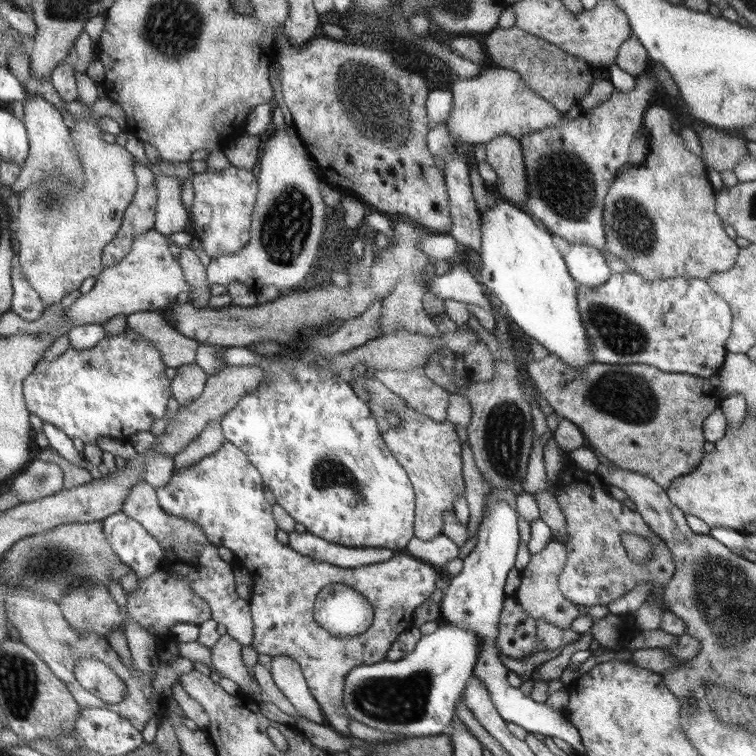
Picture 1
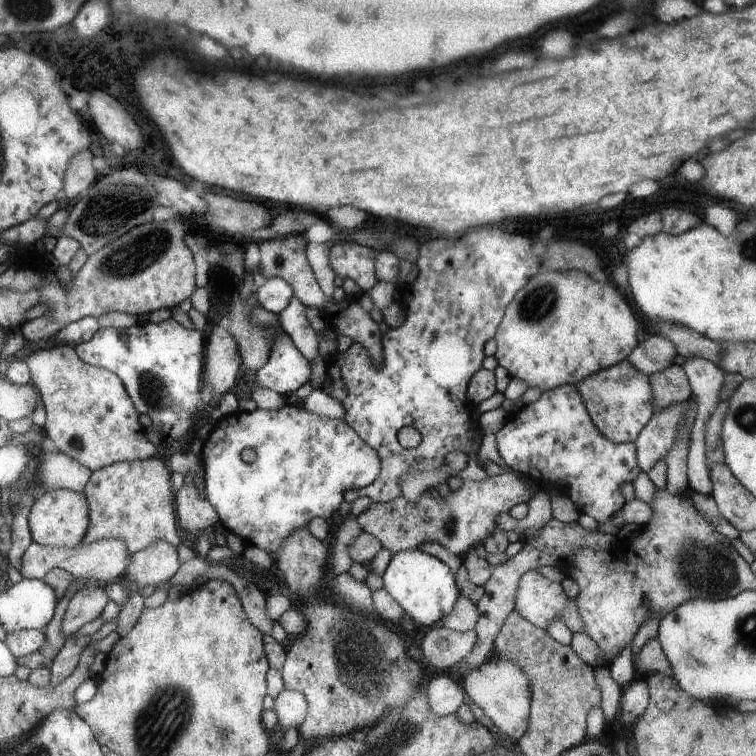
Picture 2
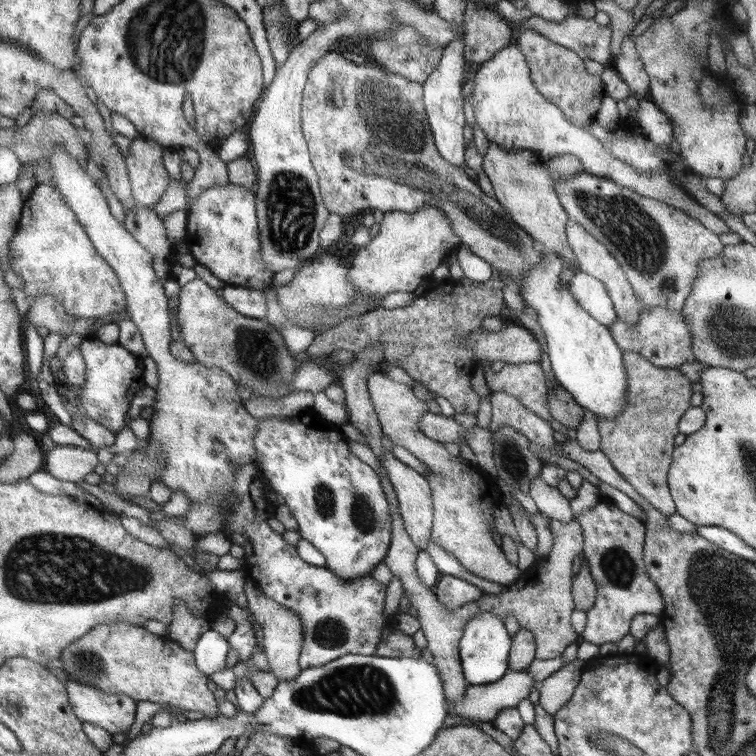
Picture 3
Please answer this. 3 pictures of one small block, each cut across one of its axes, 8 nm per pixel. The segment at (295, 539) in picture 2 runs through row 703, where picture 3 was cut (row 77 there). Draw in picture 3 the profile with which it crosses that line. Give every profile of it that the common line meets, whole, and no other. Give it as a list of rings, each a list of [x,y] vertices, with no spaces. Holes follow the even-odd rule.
[[[327,52],[325,56],[321,56],[317,60],[317,66],[313,66],[307,74],[307,84],[305,84],[305,90],[303,90],[303,102],[301,102],[301,132],[307,140],[307,148],[309,148],[309,156],[311,156],[311,162],[313,162],[313,168],[319,176],[319,188],[321,188],[321,196],[323,196],[323,204],[327,206],[327,210],[331,214],[339,214],[339,216],[347,216],[347,214],[353,214],[353,212],[359,212],[359,210],[365,210],[365,212],[375,212],[375,210],[381,210],[383,214],[387,212],[405,212],[405,214],[415,214],[417,210],[421,208],[437,208],[441,210],[441,214],[449,220],[449,226],[453,230],[455,236],[459,236],[459,242],[461,246],[467,246],[471,252],[475,252],[479,258],[483,258],[487,264],[493,266],[493,270],[499,270],[499,272],[505,272],[511,280],[515,278],[521,278],[523,270],[525,268],[531,268],[533,262],[537,262],[543,254],[535,252],[531,248],[531,242],[533,238],[521,230],[519,226],[515,226],[511,222],[511,218],[507,216],[507,210],[491,196],[487,196],[475,180],[471,180],[463,168],[457,168],[453,164],[449,164],[447,160],[441,158],[441,154],[437,152],[435,144],[433,144],[433,132],[429,128],[429,122],[427,122],[427,114],[425,114],[425,104],[423,104],[423,86],[415,84],[413,80],[409,78],[403,78],[399,74],[393,74],[389,70],[385,70],[379,62],[371,62],[371,60],[365,60],[361,66],[345,60],[341,54],[337,52]]]

